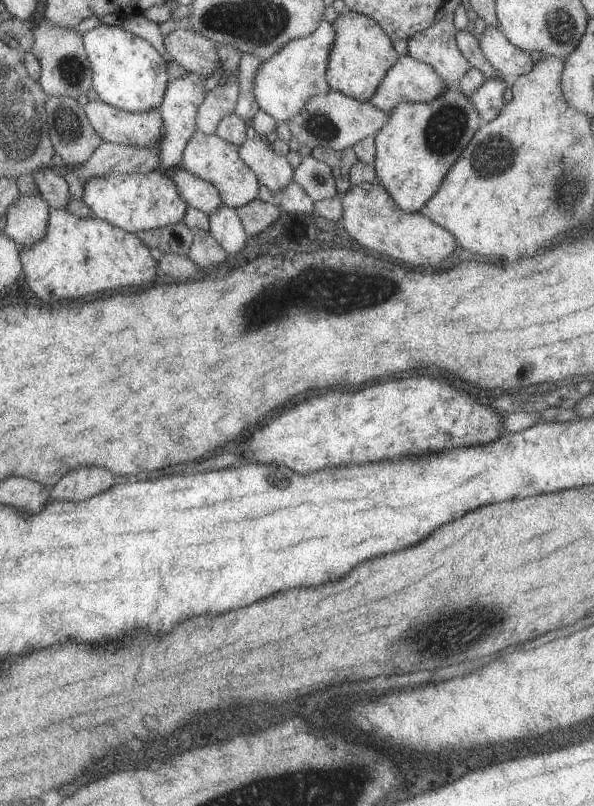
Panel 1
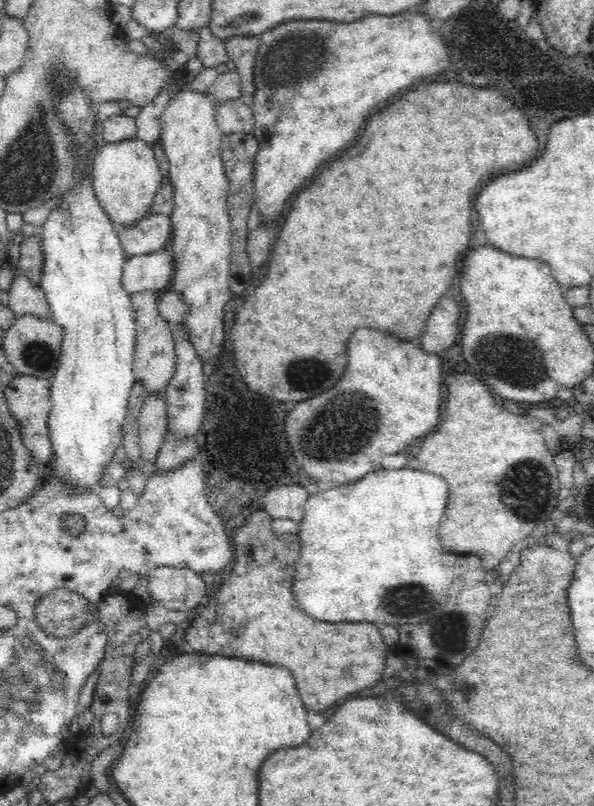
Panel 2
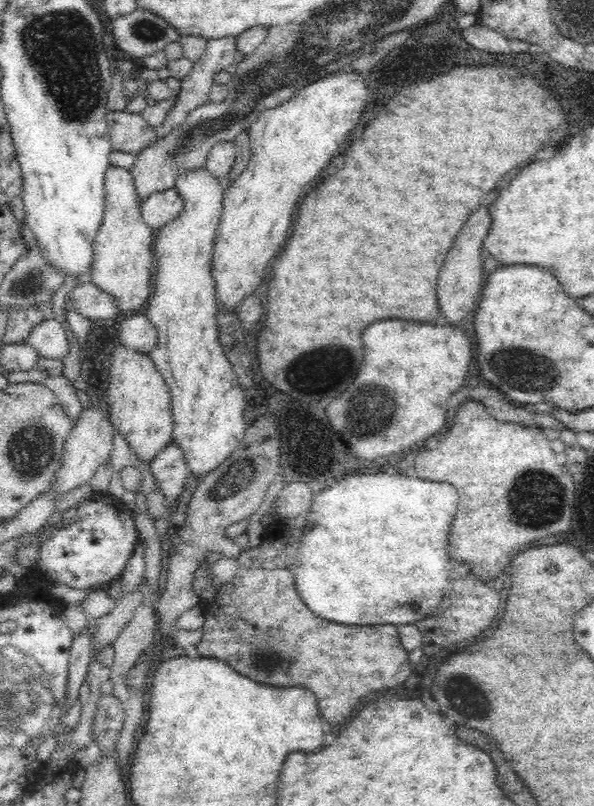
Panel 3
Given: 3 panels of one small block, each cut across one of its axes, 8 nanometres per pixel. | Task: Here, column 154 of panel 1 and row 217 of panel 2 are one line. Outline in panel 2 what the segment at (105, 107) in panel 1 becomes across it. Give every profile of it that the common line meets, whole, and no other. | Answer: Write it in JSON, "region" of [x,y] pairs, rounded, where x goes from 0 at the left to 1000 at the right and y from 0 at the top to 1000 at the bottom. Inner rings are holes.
{"region":[[[226,169],[219,174],[177,177],[158,195],[157,234],[168,256],[194,279],[219,280],[249,267],[253,253],[274,227],[258,179]]]}

